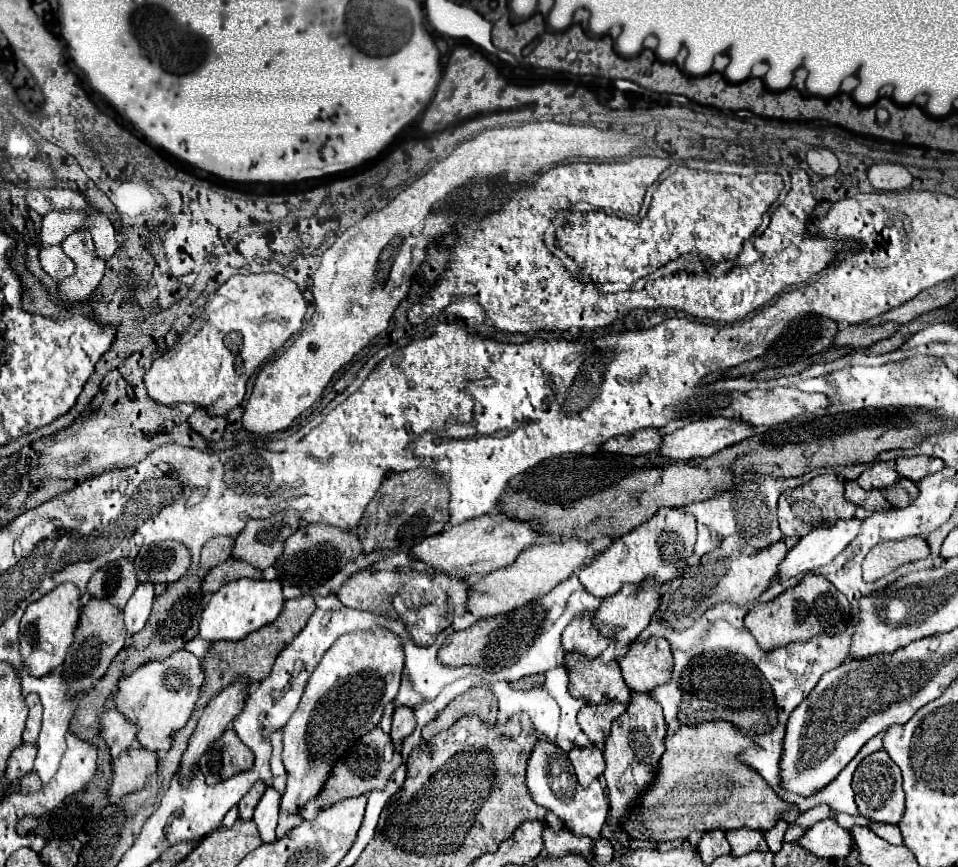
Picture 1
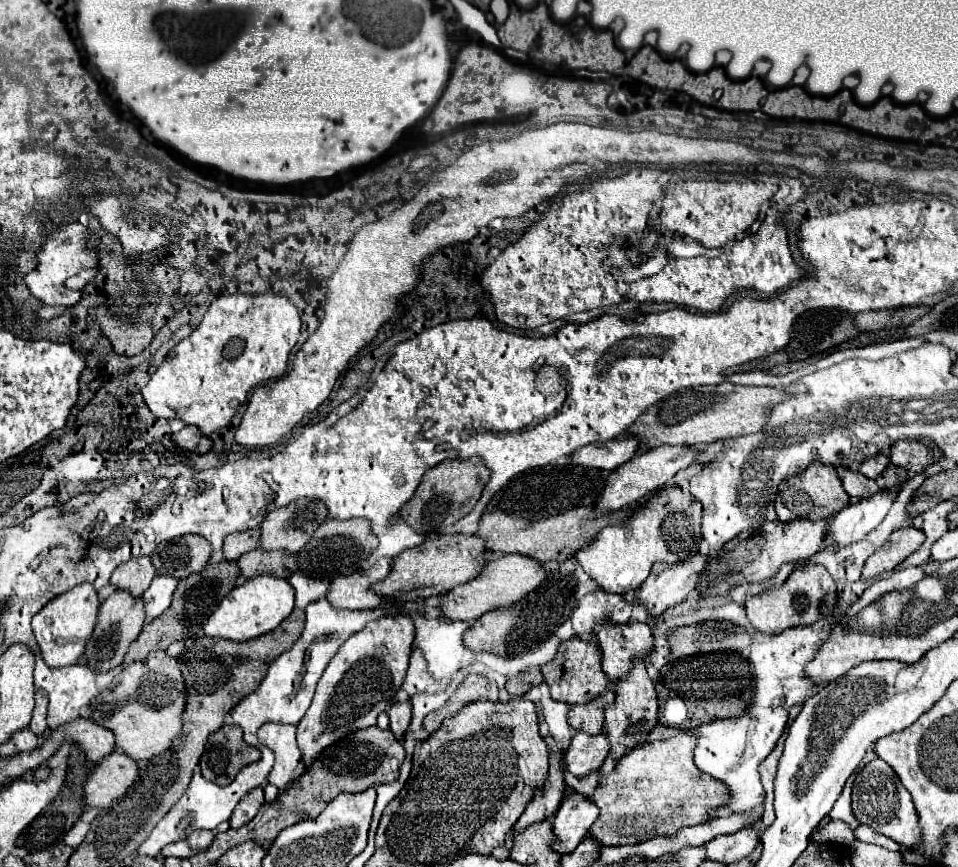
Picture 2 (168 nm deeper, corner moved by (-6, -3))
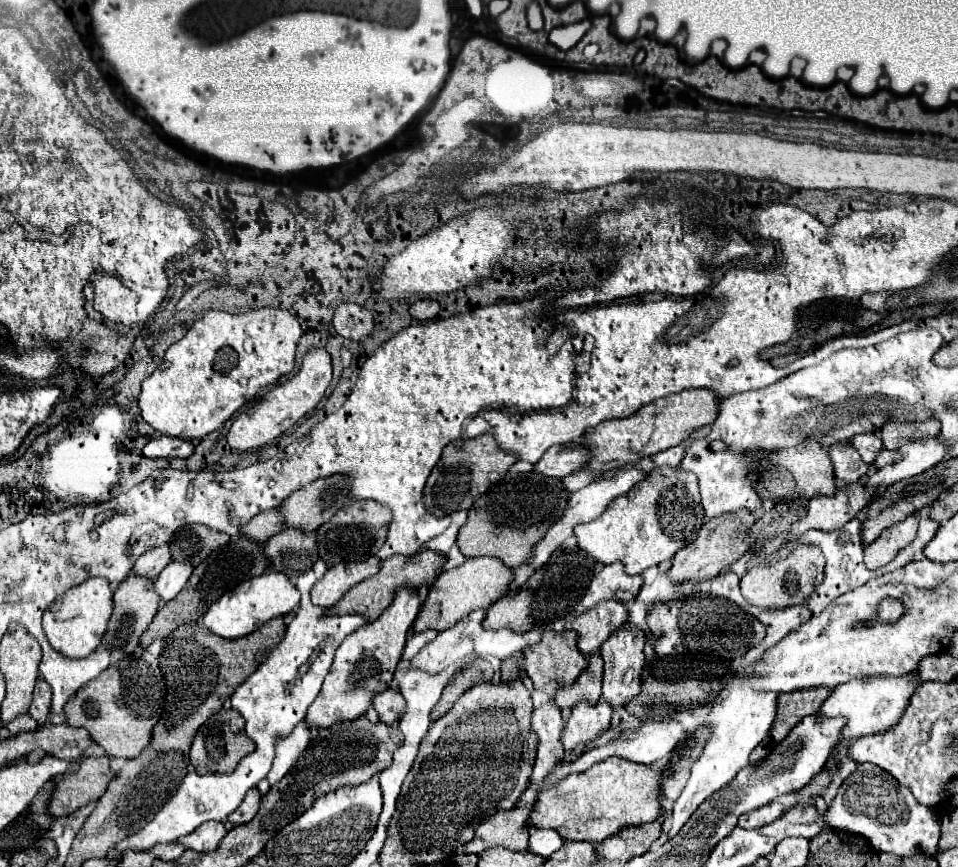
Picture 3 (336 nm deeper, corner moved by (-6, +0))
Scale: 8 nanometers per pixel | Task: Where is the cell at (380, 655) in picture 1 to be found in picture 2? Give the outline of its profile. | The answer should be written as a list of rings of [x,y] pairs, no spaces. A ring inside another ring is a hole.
[[[386,615],[370,621],[362,631],[354,633],[328,663],[322,673],[312,705],[298,723],[298,747],[302,751],[302,763],[310,765],[322,749],[334,745],[342,737],[376,725],[382,711],[394,701],[408,669],[412,653],[414,625],[406,615]]]

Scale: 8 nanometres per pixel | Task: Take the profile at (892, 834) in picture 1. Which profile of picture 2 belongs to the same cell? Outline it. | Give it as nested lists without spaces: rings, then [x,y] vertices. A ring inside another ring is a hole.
[[[860,825],[860,827],[854,831],[854,835],[856,835],[856,839],[860,839],[860,841],[880,845],[880,847],[884,847],[884,849],[888,849],[888,851],[900,851],[900,845],[898,845],[896,841],[890,841],[890,837],[876,835],[876,833],[874,833],[870,827],[866,827],[866,825]]]

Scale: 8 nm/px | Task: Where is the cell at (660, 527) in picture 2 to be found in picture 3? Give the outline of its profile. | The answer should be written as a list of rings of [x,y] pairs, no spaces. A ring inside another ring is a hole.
[[[654,468],[646,482],[638,482],[630,494],[616,498],[594,522],[578,524],[574,534],[578,546],[598,562],[622,560],[626,574],[642,574],[650,566],[668,560],[686,544],[694,542],[704,520],[698,480],[692,472],[678,468]]]

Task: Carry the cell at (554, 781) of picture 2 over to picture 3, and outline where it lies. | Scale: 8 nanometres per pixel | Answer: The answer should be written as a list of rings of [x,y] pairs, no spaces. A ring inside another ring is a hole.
[[[548,700],[534,708],[532,712],[532,728],[538,732],[538,754],[532,772],[532,786],[540,790],[544,776],[562,760],[564,748],[560,742],[560,734],[564,728],[560,710],[554,700]]]

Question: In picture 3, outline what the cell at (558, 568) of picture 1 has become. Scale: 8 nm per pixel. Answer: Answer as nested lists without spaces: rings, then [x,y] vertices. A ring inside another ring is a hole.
[[[470,558],[458,568],[452,568],[448,572],[442,572],[436,582],[430,586],[428,596],[412,624],[414,632],[424,632],[428,628],[434,630],[448,630],[458,620],[466,618],[476,608],[490,606],[496,598],[502,598],[502,594],[508,590],[508,584],[512,582],[512,570],[498,560],[498,558]]]

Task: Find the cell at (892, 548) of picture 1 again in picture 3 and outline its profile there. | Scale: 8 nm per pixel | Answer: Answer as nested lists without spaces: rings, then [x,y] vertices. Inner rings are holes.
[[[914,514],[906,516],[906,520],[886,528],[872,544],[868,544],[864,548],[864,562],[866,568],[876,570],[886,566],[896,554],[898,550],[902,550],[904,546],[908,546],[918,530],[918,518]]]

